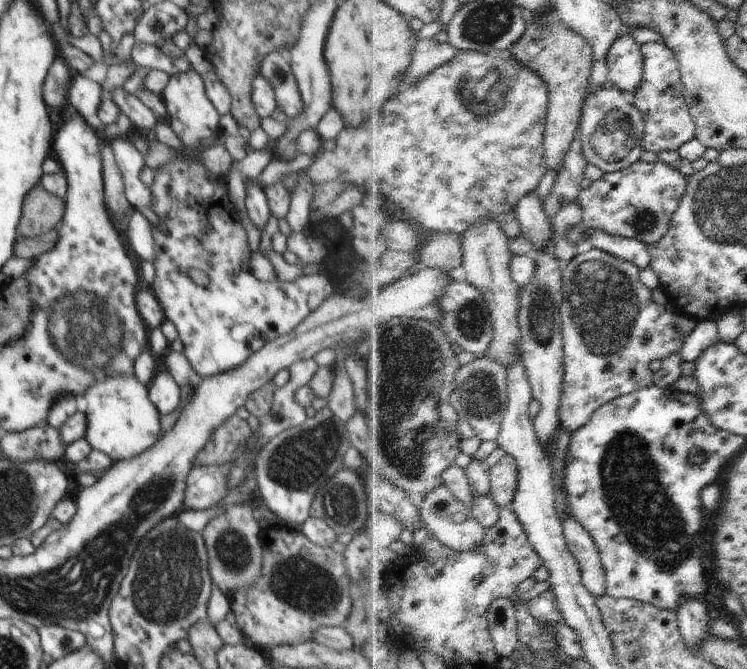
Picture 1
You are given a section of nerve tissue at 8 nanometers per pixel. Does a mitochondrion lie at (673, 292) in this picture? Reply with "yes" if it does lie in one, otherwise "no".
no

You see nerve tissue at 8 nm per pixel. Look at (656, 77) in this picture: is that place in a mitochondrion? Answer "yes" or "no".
no

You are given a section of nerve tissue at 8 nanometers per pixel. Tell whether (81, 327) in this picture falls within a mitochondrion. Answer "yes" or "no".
yes

